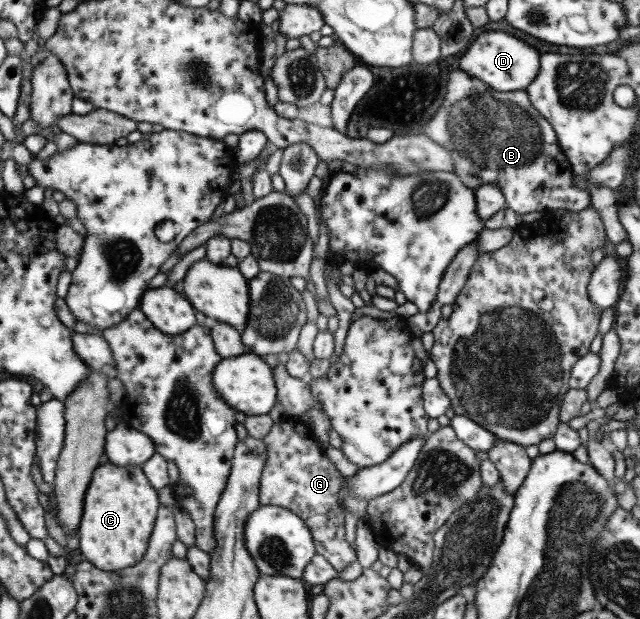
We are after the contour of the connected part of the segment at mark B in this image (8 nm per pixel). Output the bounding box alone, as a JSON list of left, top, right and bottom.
[422,69,591,214]

